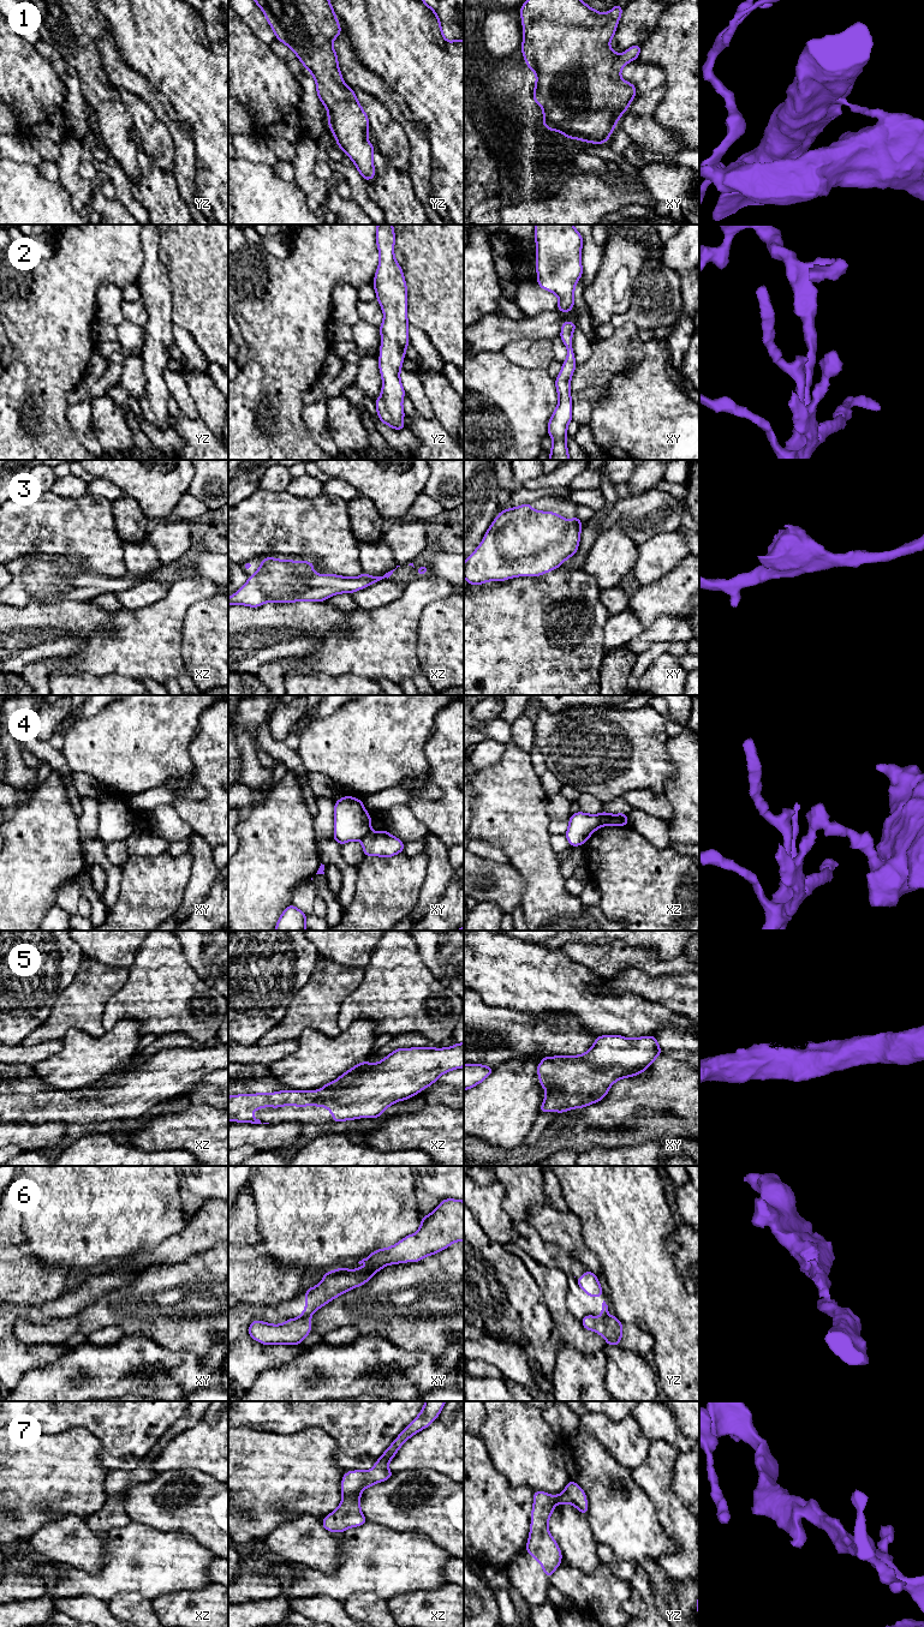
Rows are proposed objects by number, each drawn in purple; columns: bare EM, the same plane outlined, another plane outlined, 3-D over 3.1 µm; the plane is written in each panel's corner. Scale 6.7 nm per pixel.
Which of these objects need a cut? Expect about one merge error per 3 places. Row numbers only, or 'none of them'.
1, 4, 6

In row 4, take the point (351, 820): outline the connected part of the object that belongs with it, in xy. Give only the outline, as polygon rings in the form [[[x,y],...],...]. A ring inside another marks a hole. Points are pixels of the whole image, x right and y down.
[[[344,796],[334,804],[334,841],[340,845],[351,841],[362,841],[371,832],[372,821],[363,801]]]

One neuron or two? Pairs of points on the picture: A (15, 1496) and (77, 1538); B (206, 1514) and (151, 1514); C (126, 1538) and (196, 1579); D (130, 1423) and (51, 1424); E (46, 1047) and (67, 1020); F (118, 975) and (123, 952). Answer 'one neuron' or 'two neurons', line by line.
A: two neurons
B: one neuron
C: one neuron
D: one neuron
E: two neurons
F: two neurons

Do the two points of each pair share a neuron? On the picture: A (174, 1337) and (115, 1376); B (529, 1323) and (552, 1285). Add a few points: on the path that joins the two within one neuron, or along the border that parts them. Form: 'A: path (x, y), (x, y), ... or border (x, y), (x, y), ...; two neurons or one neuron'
A: border (133, 1334), (144, 1334), (166, 1347), (188, 1352); two neurons
B: border (530, 1274), (540, 1288), (554, 1326); two neurons

